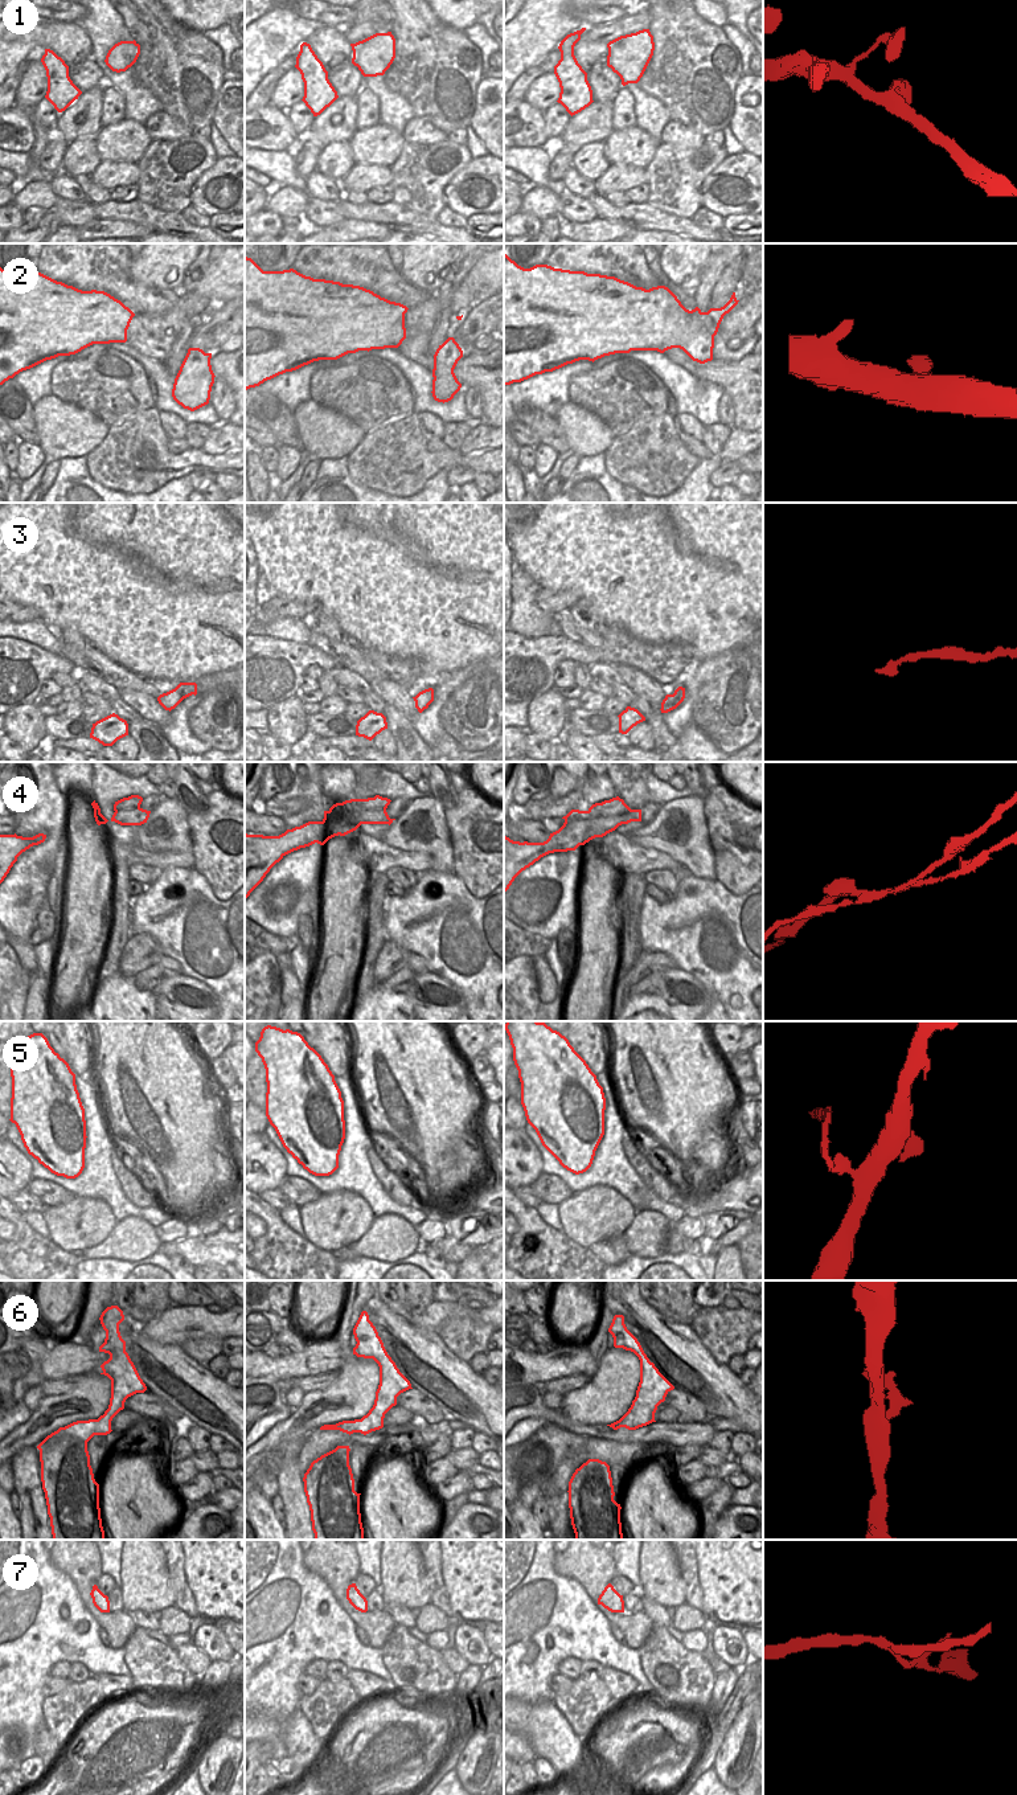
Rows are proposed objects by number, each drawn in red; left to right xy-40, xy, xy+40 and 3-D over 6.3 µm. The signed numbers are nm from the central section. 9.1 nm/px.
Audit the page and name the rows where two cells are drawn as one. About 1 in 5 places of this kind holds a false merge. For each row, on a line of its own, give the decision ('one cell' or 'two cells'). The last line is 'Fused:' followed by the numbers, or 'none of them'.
1: one cell
2: one cell
3: one cell
4: two cells
5: one cell
6: one cell
7: one cell
Fused: 4

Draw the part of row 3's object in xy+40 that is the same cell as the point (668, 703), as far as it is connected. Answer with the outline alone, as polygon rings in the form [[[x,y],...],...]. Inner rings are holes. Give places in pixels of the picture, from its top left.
[[[678,687],[673,694],[667,694],[661,702],[661,713],[676,709],[685,698],[685,688]]]

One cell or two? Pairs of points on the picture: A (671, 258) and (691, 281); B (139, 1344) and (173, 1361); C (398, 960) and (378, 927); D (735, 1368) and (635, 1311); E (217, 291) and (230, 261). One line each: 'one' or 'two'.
A: one
B: one
C: two
D: two
E: one

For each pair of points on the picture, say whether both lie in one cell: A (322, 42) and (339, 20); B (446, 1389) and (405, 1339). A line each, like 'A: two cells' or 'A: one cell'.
A: two cells
B: one cell

